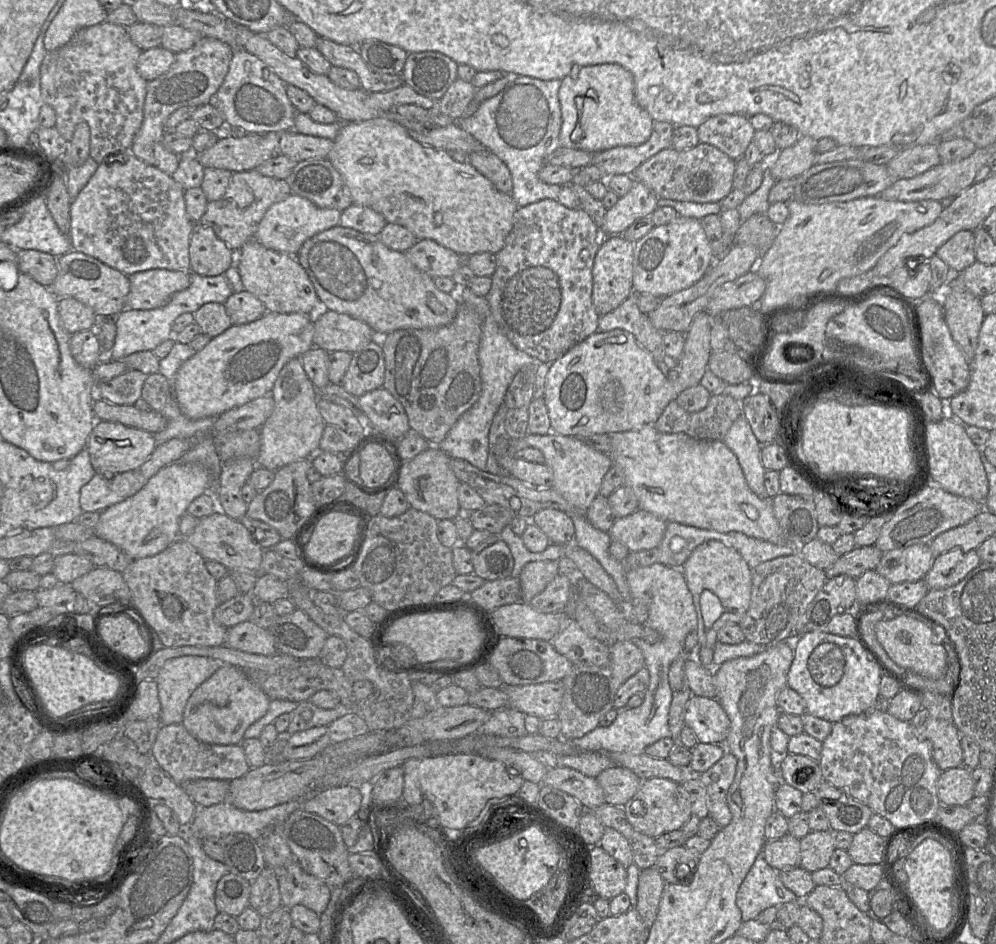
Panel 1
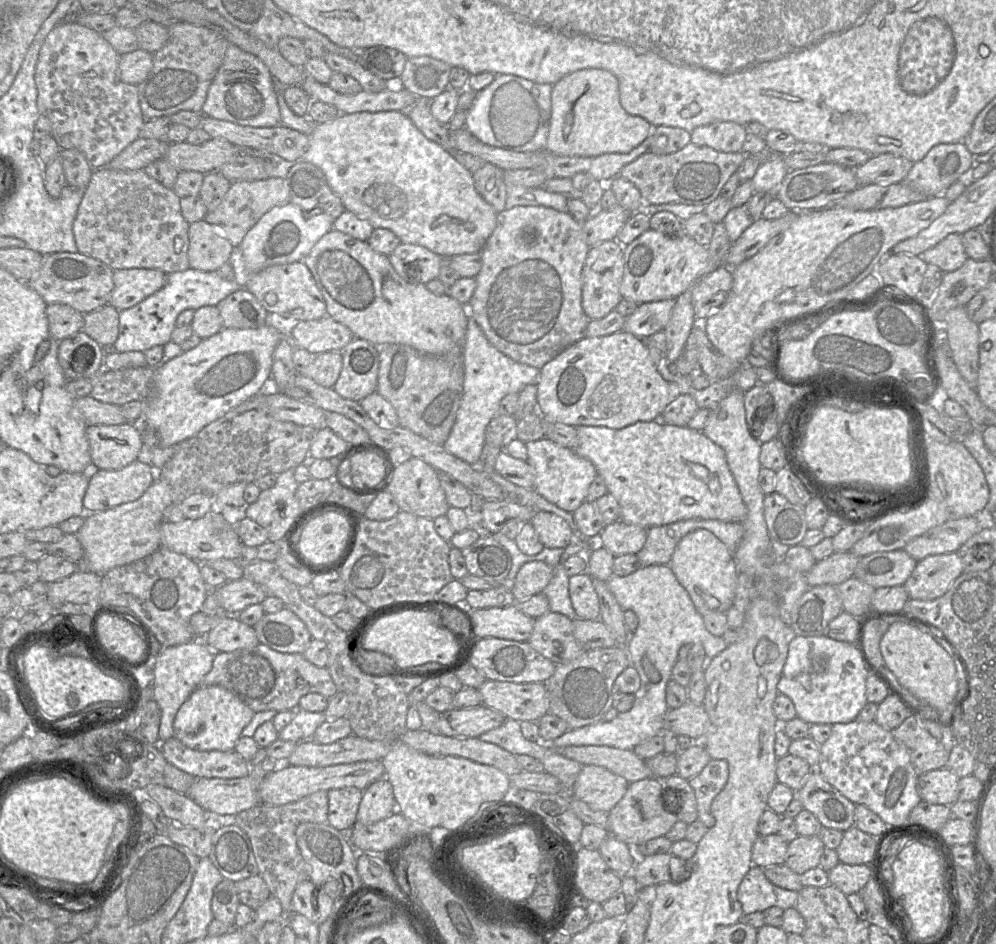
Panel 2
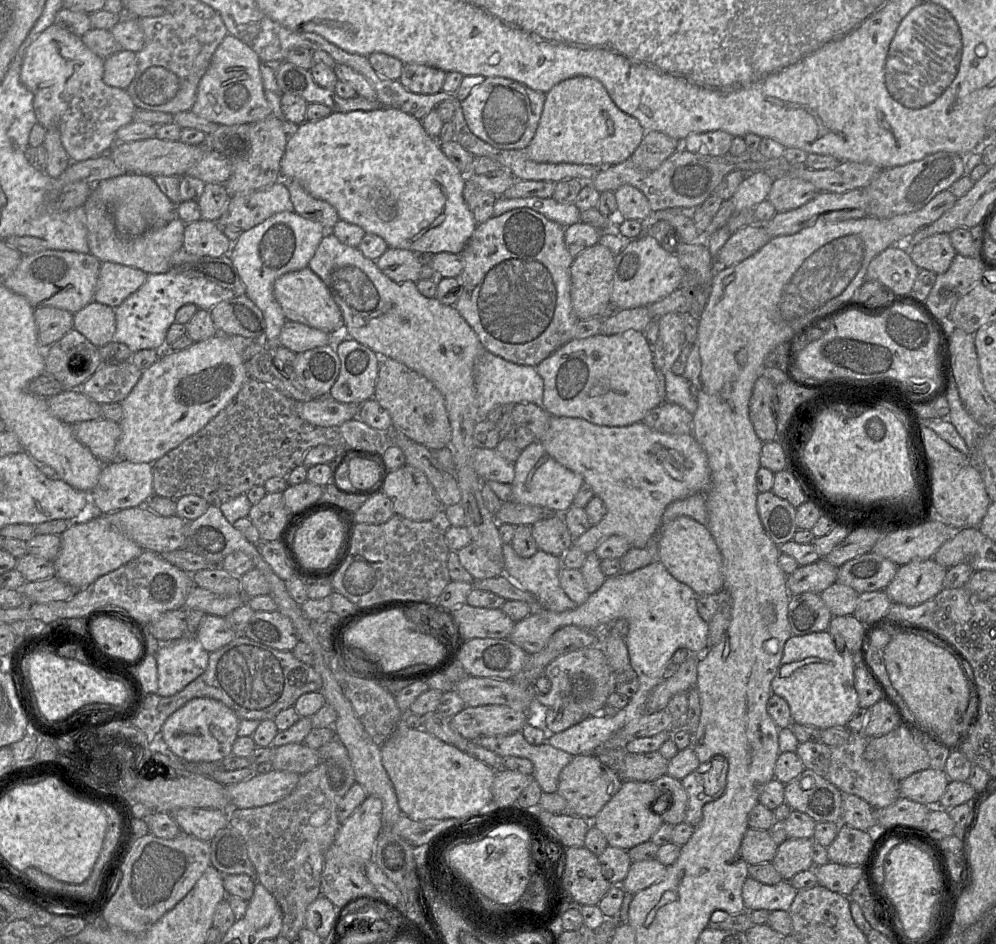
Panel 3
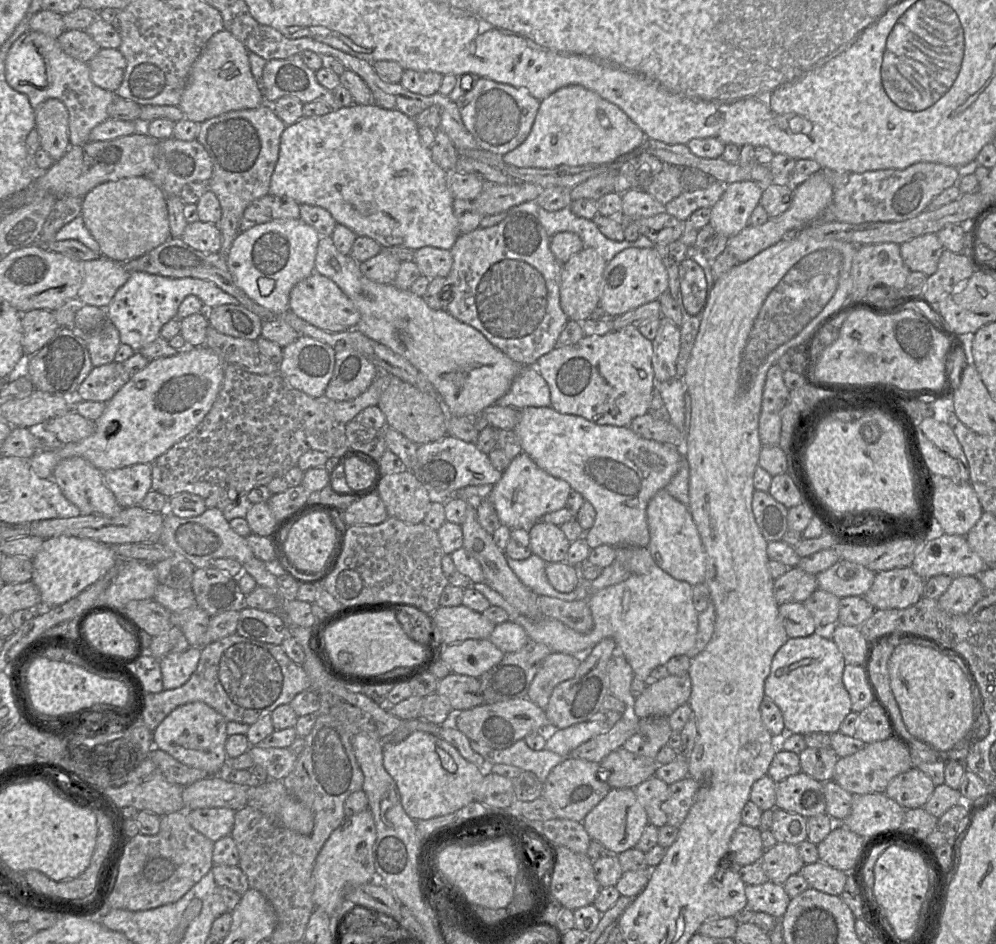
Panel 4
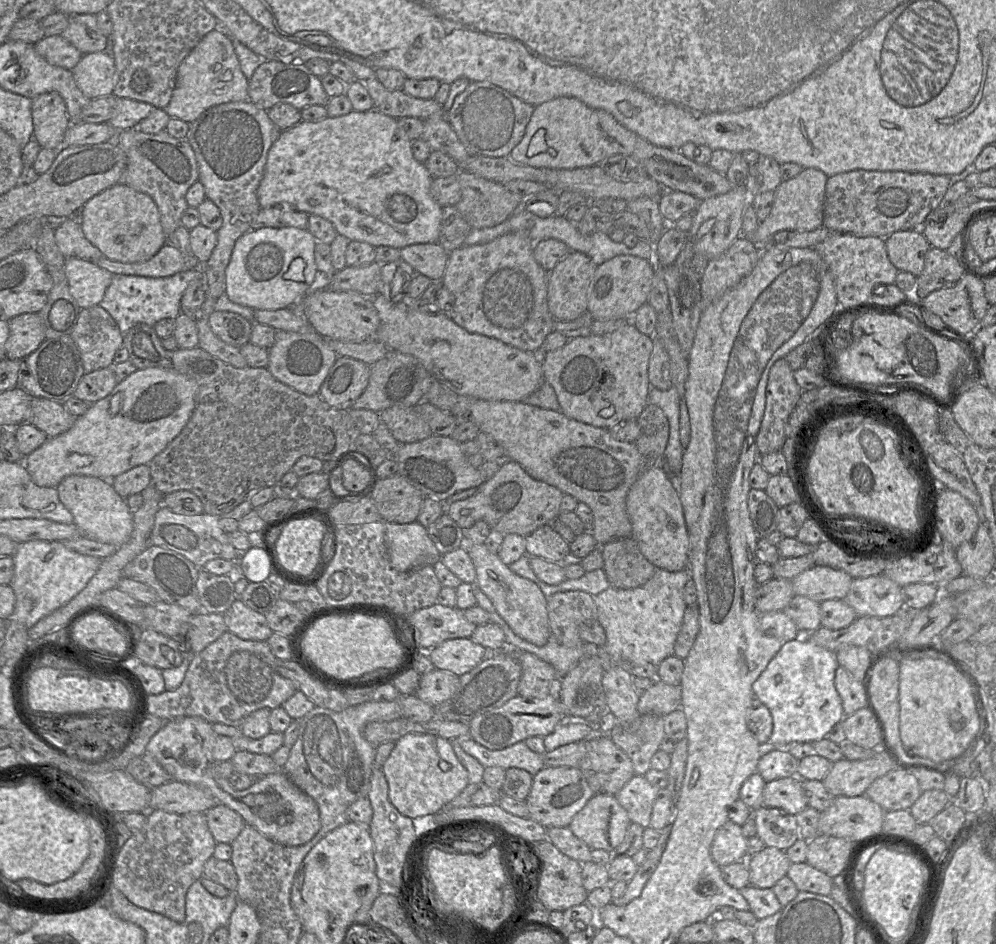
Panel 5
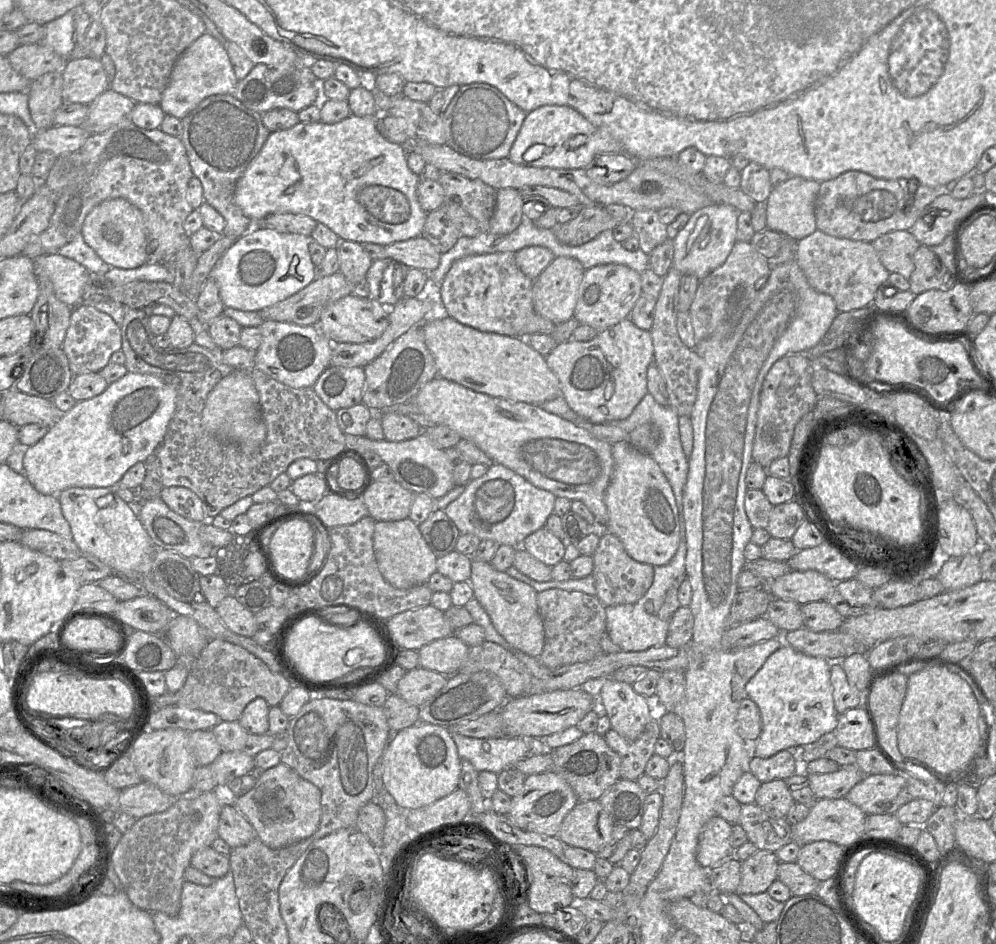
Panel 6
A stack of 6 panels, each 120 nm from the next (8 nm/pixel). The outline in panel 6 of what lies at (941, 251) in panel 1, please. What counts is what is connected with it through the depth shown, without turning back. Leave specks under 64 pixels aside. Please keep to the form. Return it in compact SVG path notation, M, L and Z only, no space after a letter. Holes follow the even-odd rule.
M892 231L878 237L871 244L890 273L910 278L914 271L913 256L921 245L910 231Z

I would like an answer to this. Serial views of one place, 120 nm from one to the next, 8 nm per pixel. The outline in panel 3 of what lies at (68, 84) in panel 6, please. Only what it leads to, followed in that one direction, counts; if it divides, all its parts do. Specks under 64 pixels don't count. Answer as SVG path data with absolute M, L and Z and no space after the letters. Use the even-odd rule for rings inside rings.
M122 49L104 59L103 81L108 86L126 89L138 68L137 53Z

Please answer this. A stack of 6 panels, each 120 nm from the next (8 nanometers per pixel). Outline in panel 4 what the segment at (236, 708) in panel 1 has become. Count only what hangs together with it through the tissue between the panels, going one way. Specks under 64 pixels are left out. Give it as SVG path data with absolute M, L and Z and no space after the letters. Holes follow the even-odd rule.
M196 701L180 705L173 709L153 731L153 744L168 753L179 762L206 771L209 775L218 775L226 769L228 756L225 743L228 738L226 718L204 702Z

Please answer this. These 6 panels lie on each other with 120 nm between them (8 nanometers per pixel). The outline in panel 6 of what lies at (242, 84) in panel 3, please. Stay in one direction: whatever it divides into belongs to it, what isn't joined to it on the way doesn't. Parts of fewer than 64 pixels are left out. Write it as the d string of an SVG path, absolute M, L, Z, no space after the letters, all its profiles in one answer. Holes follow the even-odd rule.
M211 34L196 39L177 59L159 106L165 114L180 120L194 110L205 98L218 94L233 94L238 83L228 53Z

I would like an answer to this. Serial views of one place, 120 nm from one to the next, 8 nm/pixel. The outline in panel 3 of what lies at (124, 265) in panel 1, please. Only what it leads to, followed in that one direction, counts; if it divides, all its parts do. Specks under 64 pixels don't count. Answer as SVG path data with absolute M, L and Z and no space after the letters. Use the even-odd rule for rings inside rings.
M92 193L83 205L86 213L87 239L89 253L97 257L101 263L112 262L137 268L149 274L161 274L170 270L172 254L183 248L183 234L185 223L178 217L167 222L161 227L152 229L137 237L117 238L118 231L109 207Z

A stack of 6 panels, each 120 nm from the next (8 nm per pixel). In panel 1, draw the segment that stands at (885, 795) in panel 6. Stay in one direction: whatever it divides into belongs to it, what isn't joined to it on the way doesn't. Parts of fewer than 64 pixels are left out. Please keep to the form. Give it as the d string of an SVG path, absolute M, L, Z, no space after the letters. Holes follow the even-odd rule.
M960 766L943 771L937 781L937 795L942 805L965 806L974 797L972 770Z

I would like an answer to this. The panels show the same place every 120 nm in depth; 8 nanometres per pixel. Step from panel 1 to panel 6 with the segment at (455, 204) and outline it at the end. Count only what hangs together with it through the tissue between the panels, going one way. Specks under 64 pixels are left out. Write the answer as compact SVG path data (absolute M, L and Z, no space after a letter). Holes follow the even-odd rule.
M350 114L347 118L333 124L323 122L304 123L299 122L295 126L270 133L258 155L251 161L236 183L234 202L242 210L243 214L252 221L259 221L274 213L293 213L310 216L317 222L330 228L341 240L358 243L375 243L389 245L394 242L408 240L422 235L427 213L422 209L418 196L417 186L421 176L413 173L407 165L408 146L388 141L377 128L378 116L356 116Z

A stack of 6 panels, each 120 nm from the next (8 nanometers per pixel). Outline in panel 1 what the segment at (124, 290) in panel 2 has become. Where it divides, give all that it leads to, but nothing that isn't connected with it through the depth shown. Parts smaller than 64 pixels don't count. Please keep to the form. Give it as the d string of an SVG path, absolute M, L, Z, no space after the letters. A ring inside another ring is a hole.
M151 269L128 276L130 292L126 308L153 310L165 305L177 292L190 285L191 271Z

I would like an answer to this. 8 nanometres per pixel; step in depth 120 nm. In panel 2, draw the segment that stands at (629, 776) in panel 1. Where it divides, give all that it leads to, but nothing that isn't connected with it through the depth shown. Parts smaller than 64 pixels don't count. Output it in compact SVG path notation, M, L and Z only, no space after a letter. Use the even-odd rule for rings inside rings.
M586 764L572 786L572 795L593 810L609 812L622 799L628 785L625 778L606 768Z

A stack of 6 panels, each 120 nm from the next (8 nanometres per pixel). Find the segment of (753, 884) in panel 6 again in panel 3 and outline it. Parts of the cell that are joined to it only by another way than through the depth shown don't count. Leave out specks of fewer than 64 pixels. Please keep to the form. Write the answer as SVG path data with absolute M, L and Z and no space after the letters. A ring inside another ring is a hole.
M788 838L776 851L772 864L784 881L790 881L796 874L813 869L813 839Z

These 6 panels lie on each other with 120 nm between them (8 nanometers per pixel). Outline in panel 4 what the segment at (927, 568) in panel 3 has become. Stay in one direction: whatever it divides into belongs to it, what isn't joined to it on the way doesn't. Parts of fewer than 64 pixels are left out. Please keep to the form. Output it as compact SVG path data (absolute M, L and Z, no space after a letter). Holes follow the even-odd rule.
M911 567L877 572L872 586L863 597L875 610L905 609L922 598L926 580L917 575Z

